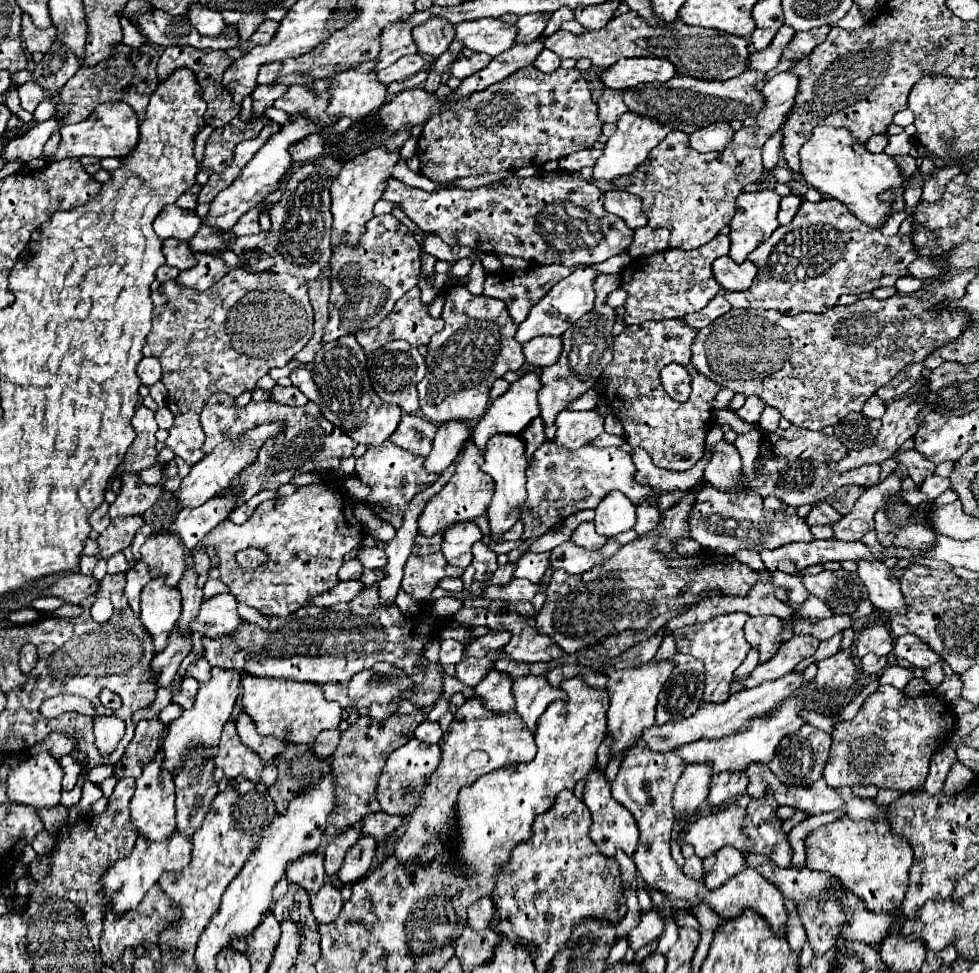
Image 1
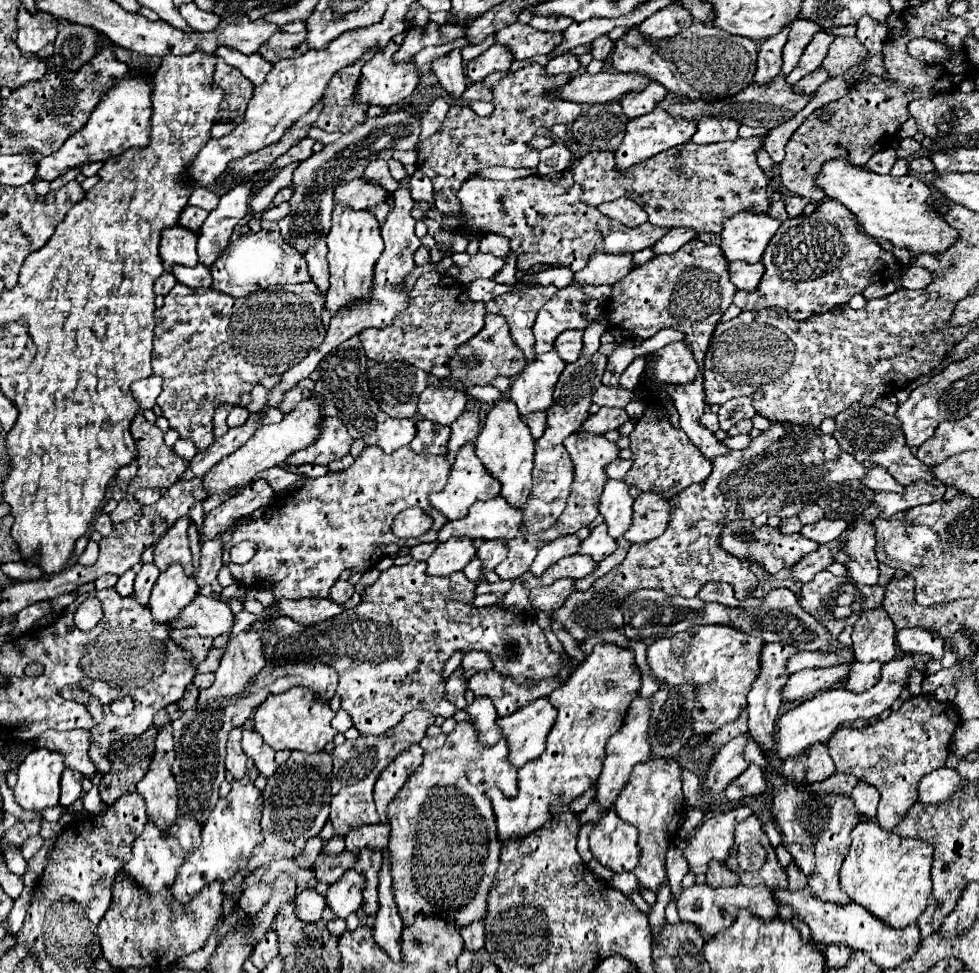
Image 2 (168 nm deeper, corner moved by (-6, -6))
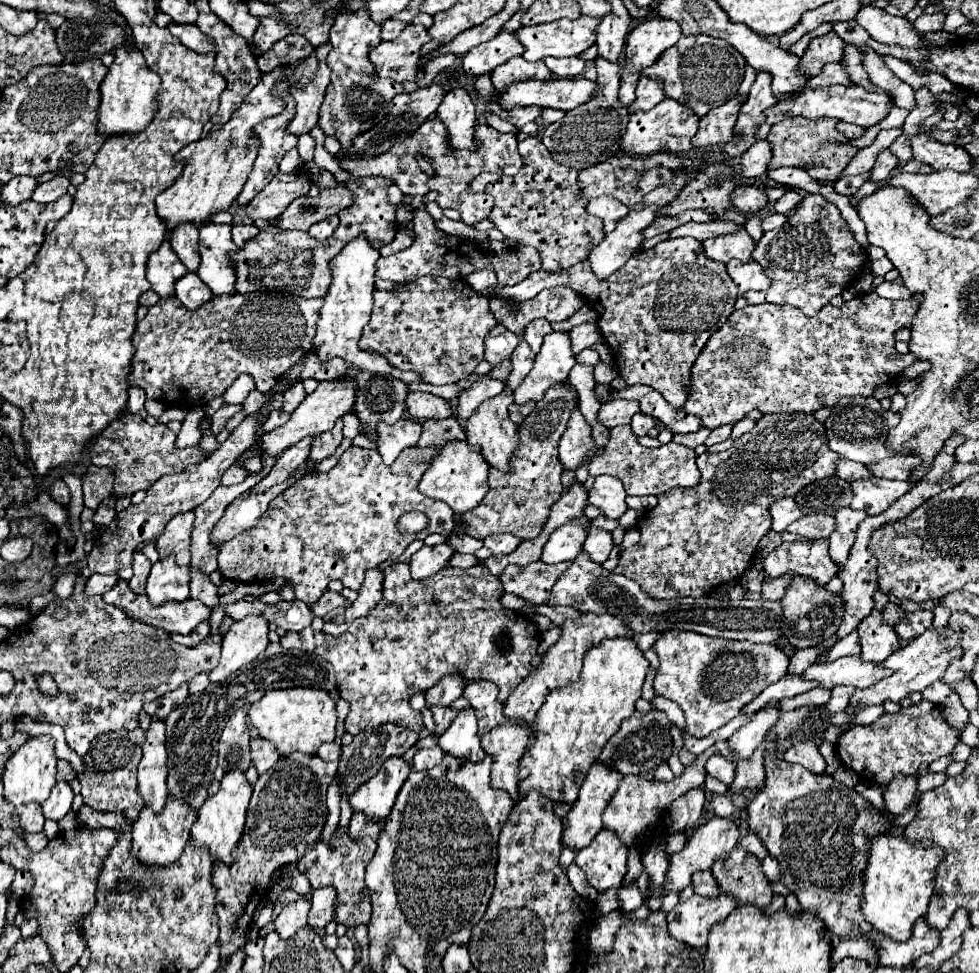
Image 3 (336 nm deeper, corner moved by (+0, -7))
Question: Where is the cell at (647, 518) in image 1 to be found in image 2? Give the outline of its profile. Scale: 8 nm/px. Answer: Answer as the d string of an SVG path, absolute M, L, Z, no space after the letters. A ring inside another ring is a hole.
M639 492L633 504L633 526L625 532L629 542L646 542L660 536L673 514L673 498L659 492Z

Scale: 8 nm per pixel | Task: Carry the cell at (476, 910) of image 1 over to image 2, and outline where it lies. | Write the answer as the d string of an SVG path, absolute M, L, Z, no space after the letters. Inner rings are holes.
M475 920L473 924L461 928L461 936L465 940L465 950L479 950L485 946L485 928L483 928L483 920Z

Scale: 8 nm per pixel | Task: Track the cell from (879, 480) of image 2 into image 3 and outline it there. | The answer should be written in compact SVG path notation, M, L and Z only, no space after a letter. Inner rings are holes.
M837 459L835 471L837 471L837 477L841 477L845 481L857 481L859 477L871 477L871 473L867 473L865 465L859 465L849 459Z

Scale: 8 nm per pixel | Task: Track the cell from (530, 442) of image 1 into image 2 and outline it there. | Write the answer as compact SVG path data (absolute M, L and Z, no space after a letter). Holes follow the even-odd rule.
M533 412L533 414L521 416L521 418L523 418L523 422L529 426L533 438L539 440L539 438L543 436L545 428L547 428L547 416L545 416L545 412Z

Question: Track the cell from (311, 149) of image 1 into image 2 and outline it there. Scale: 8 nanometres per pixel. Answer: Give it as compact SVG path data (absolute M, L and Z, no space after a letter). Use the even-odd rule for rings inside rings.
M303 138L297 146L293 146L289 152L285 152L285 154L275 162L273 168L285 168L287 164L293 164L293 162L299 164L299 162L307 160L307 158L313 154L313 144L315 144L315 140Z

